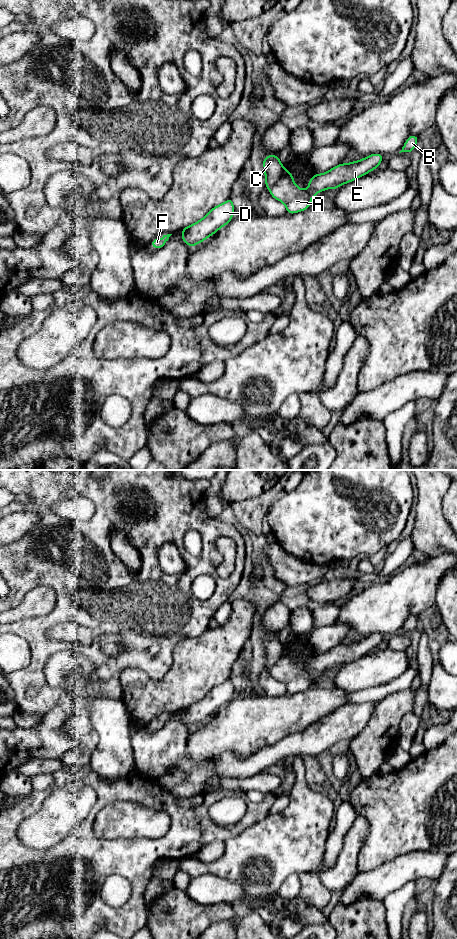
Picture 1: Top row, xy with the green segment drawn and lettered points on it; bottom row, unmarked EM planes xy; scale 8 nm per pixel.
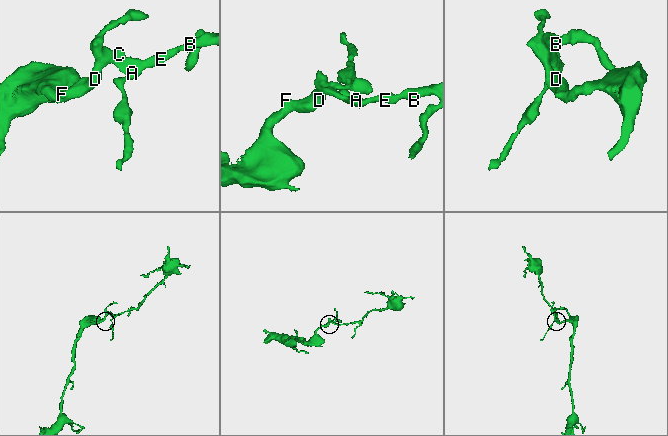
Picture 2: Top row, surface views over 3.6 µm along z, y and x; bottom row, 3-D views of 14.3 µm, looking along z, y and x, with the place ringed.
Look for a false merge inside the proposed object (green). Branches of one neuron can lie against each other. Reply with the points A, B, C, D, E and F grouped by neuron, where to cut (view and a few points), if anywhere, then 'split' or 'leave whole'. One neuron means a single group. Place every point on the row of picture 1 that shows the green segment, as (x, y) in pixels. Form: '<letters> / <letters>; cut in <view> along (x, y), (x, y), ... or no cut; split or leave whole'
A B E / C D F; cut in xy along (284, 168), (281, 176), (269, 188); split

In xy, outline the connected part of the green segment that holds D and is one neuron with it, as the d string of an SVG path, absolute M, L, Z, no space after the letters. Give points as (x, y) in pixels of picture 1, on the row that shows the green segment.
M232 198L212 208L201 220L182 228L181 239L193 248L227 225L234 214Z

